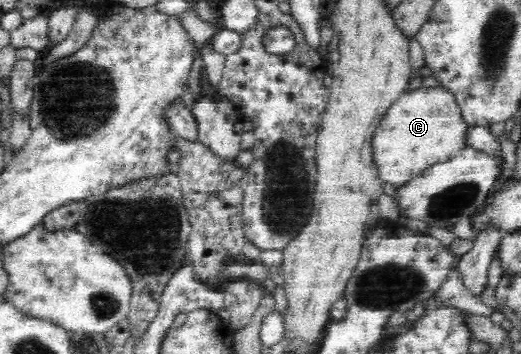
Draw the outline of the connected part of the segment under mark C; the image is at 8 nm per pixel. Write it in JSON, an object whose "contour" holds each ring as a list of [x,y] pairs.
{"contour":[[[422,86],[406,91],[382,114],[372,132],[370,152],[379,180],[389,191],[401,189],[436,162],[446,162],[450,154],[466,146],[466,128],[452,93],[446,89]]]}

